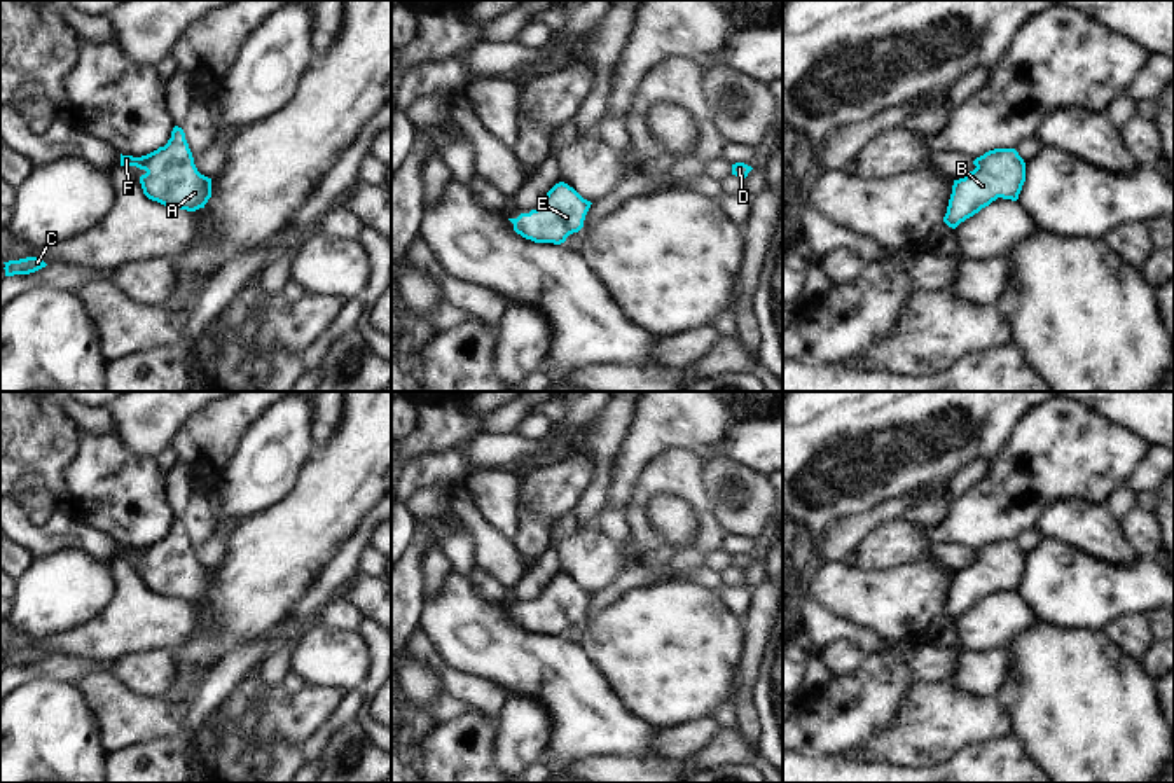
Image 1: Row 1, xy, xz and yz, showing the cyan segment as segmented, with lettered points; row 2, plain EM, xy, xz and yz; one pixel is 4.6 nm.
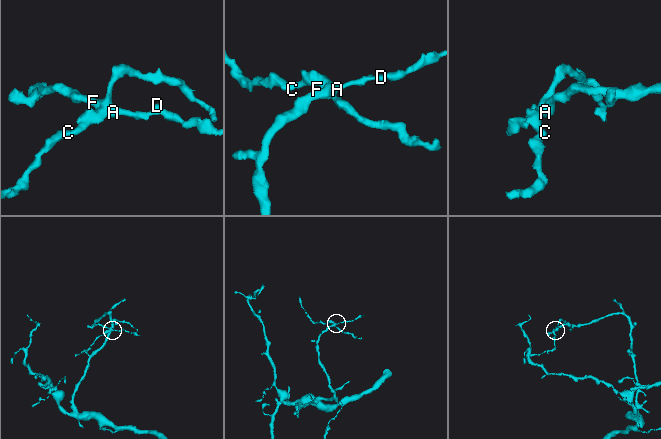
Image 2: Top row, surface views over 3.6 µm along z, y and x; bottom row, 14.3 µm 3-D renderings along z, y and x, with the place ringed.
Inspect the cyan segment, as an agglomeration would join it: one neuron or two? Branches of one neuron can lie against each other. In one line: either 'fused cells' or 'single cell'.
single cell

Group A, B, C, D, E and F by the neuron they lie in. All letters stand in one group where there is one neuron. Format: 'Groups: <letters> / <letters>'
Groups: A B C D E F

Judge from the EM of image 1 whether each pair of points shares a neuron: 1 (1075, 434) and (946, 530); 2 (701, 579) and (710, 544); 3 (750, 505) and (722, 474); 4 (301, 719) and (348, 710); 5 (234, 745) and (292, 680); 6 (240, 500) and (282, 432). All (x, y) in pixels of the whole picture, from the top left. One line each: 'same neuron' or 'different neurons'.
1: same neuron
2: different neurons
3: same neuron
4: different neurons
5: different neurons
6: same neuron

